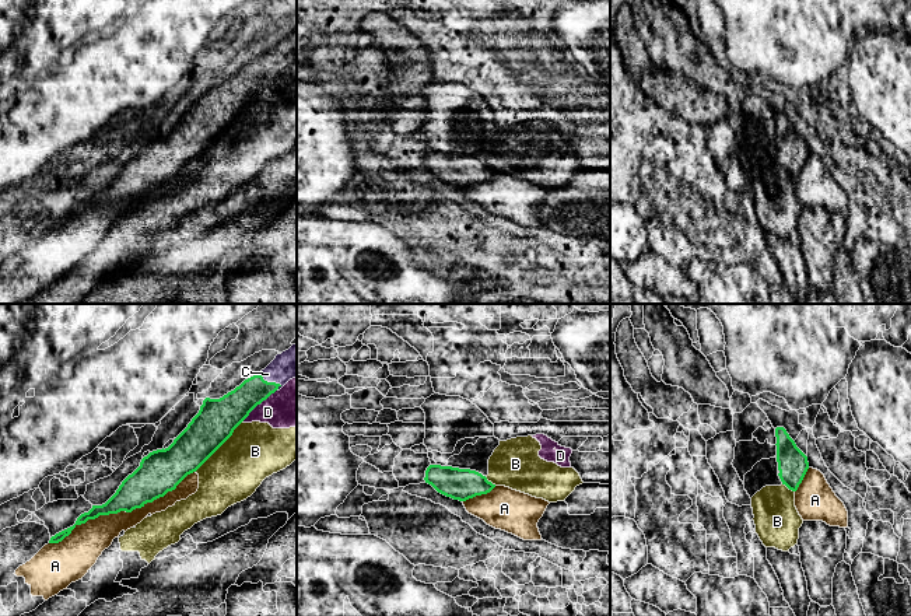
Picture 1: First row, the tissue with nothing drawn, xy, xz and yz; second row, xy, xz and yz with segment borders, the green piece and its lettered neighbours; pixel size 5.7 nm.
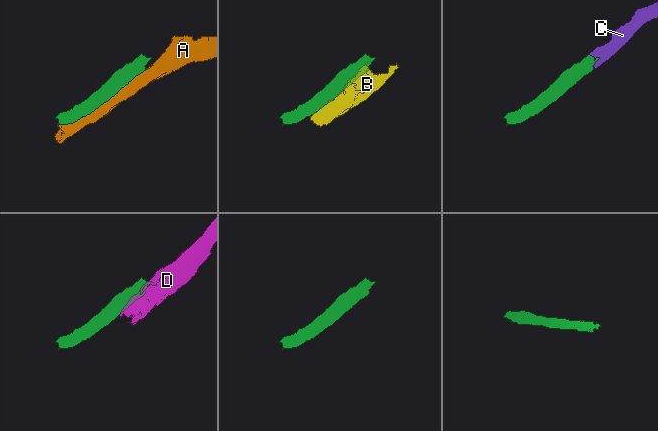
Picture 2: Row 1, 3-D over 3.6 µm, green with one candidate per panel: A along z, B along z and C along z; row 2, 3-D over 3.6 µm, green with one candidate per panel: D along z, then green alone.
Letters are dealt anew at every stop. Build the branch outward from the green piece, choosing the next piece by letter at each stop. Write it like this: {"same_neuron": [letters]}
{"same_neuron": ["C"]}

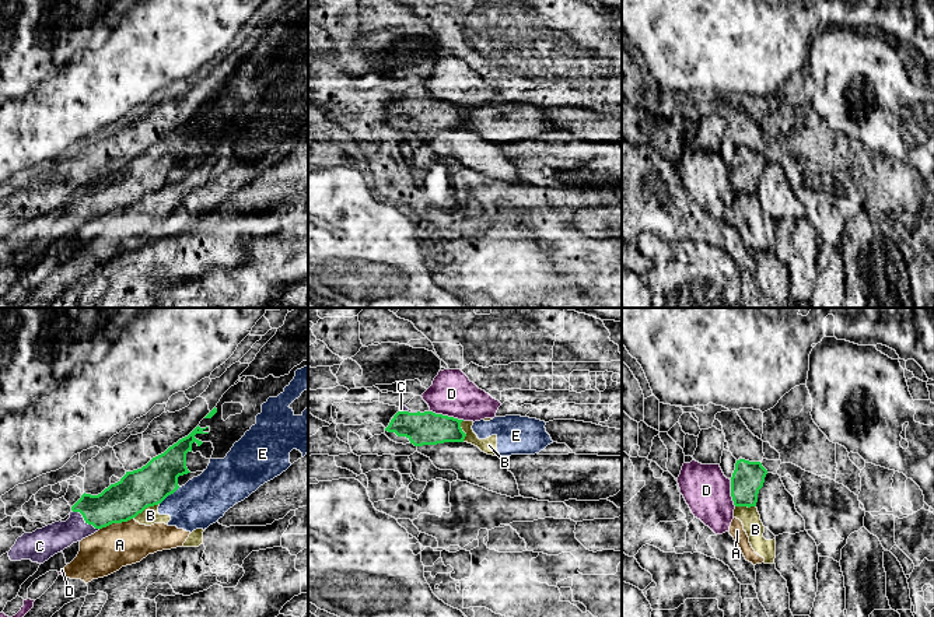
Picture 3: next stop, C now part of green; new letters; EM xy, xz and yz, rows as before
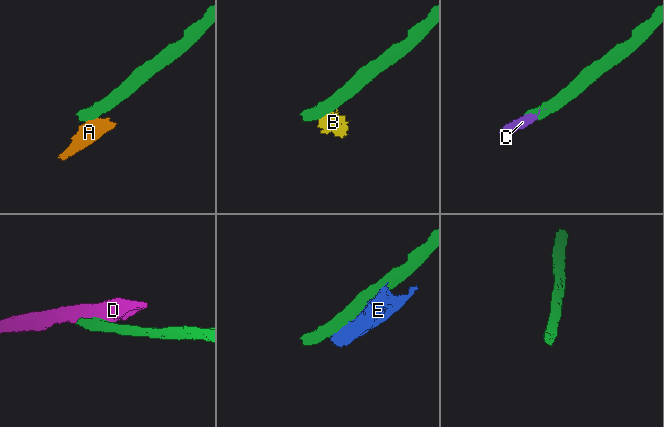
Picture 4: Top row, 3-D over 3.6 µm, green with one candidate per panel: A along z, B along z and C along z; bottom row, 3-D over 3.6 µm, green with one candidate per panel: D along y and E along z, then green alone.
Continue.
{"same_neuron": ["C"]}

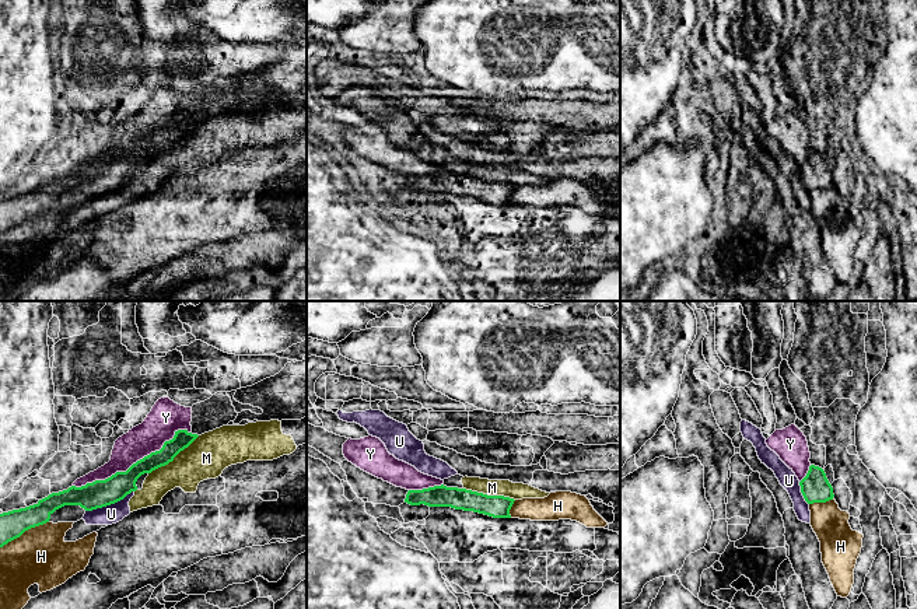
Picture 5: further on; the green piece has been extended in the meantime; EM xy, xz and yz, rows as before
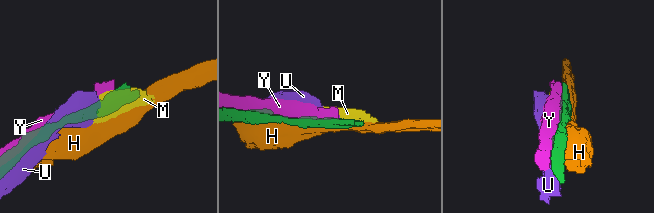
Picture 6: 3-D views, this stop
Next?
{"same_neuron": []}

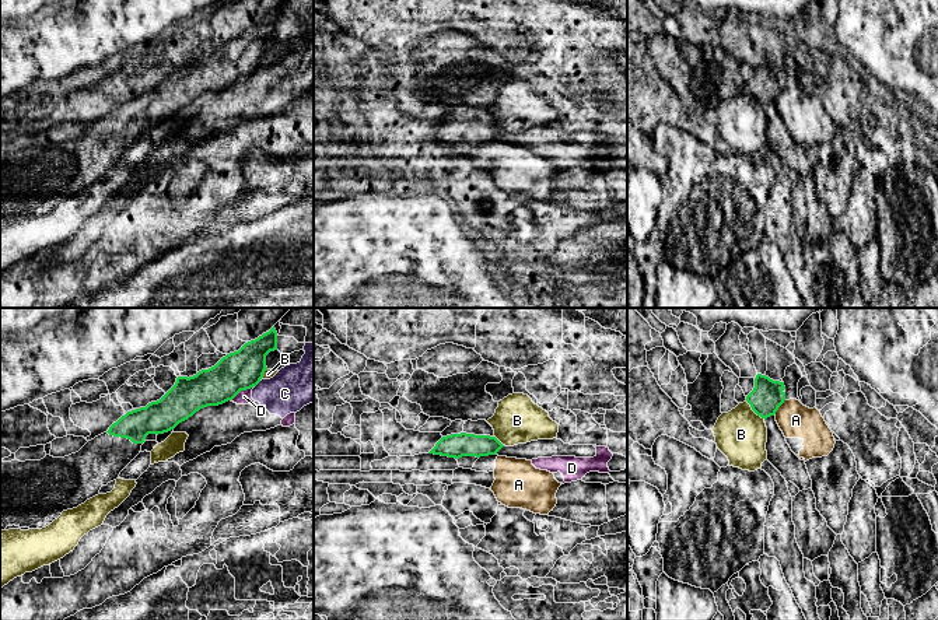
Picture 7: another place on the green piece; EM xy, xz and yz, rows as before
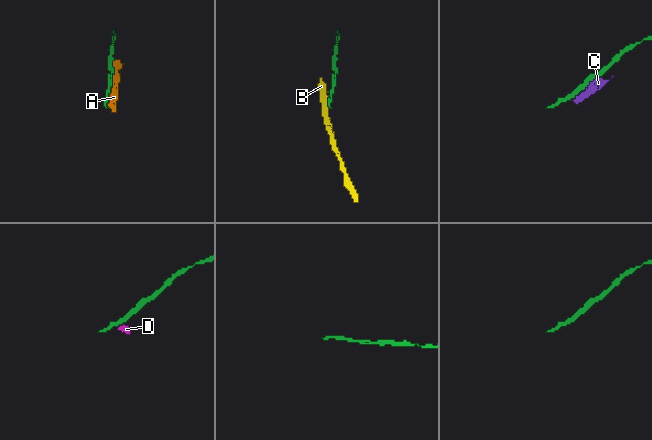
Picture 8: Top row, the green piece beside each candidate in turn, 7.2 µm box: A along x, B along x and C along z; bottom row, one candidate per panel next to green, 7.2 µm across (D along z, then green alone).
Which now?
{"same_neuron": []}

